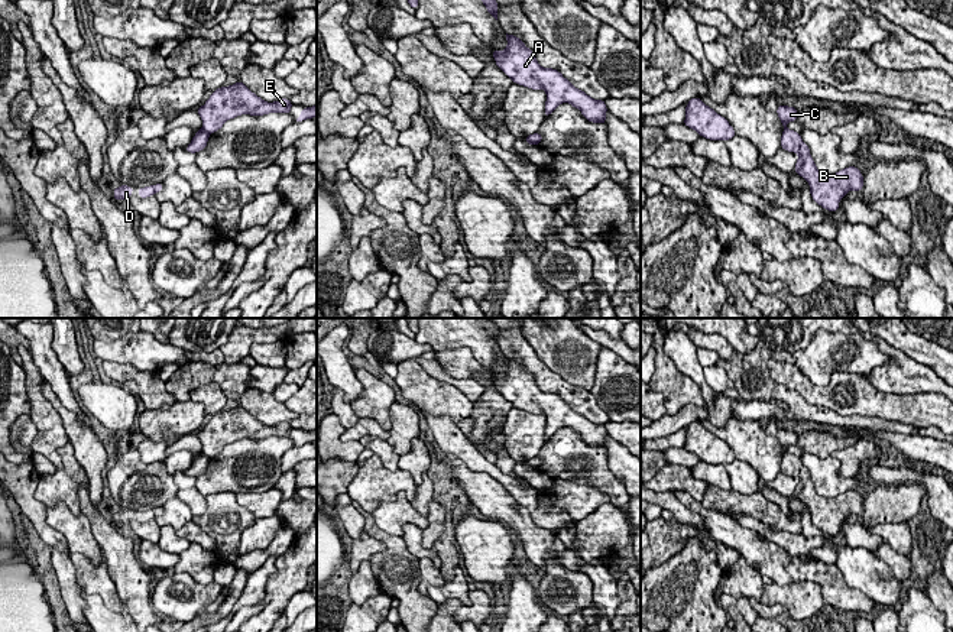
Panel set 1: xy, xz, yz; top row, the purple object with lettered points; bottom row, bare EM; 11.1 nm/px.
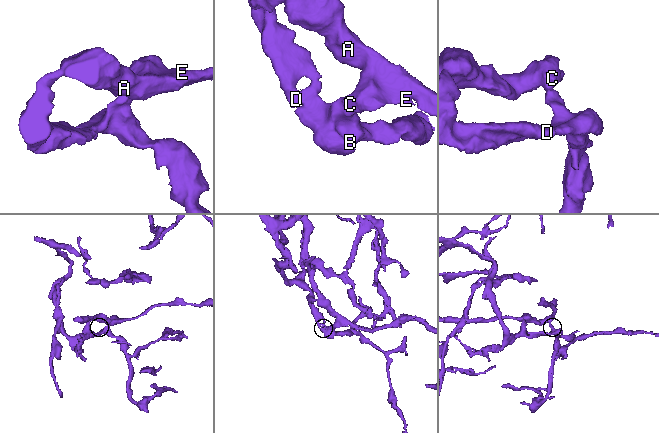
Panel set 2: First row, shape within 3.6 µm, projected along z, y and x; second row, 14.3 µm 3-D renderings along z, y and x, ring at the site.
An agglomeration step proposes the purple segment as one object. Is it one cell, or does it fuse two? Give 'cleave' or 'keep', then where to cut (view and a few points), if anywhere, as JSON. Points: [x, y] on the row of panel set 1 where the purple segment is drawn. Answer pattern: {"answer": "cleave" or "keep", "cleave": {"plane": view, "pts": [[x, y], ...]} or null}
{"answer": "cleave", "cleave": {"plane": "xy", "pts": [[203, 127], [208, 133]]}}

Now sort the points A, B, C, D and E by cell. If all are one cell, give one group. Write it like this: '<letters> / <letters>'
A C E / B D

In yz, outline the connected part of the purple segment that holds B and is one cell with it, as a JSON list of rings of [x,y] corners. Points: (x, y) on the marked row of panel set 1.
[[[784,129],[781,148],[798,155],[794,172],[808,182],[811,198],[823,208],[834,213],[839,210],[842,197],[852,189],[863,189],[863,175],[856,166],[847,166],[830,175],[820,172],[810,155],[808,145],[803,142],[800,133]]]

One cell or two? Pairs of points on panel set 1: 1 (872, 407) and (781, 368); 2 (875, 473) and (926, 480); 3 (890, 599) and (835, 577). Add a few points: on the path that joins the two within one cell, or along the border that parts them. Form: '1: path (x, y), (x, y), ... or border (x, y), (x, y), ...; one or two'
1: path (849, 408), (840, 410), (804, 386); one
2: path (888, 475), (913, 475); one
3: border (835, 564), (849, 586), (859, 589), (874, 600); two

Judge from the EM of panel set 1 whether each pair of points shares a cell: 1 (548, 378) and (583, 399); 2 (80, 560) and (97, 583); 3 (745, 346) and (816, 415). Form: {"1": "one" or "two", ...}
{"1": "one", "2": "one", "3": "two"}

